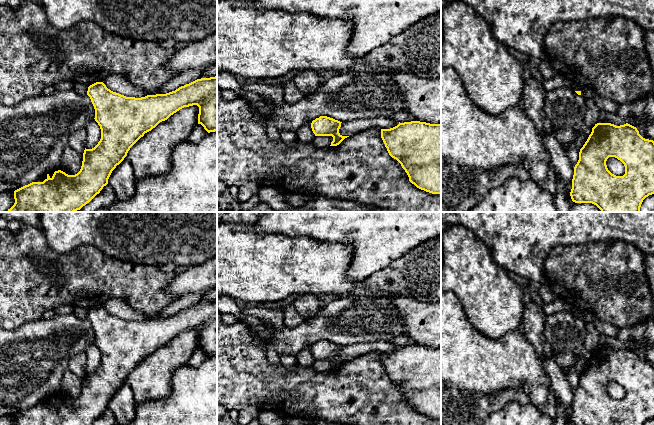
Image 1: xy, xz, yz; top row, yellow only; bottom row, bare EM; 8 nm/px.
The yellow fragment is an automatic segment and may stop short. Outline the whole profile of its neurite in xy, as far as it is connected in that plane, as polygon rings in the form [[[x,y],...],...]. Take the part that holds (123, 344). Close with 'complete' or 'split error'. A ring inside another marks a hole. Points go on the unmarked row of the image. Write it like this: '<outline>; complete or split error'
[[[217,300],[197,303],[166,318],[141,322],[126,321],[111,315],[103,306],[96,306],[88,311],[87,319],[95,333],[94,343],[100,350],[101,363],[94,372],[85,372],[80,395],[75,399],[61,394],[44,399],[15,414],[15,425],[91,425],[108,408],[112,395],[124,384],[130,372],[145,357],[184,331],[197,329],[198,348],[208,357],[217,355]]]; split error

